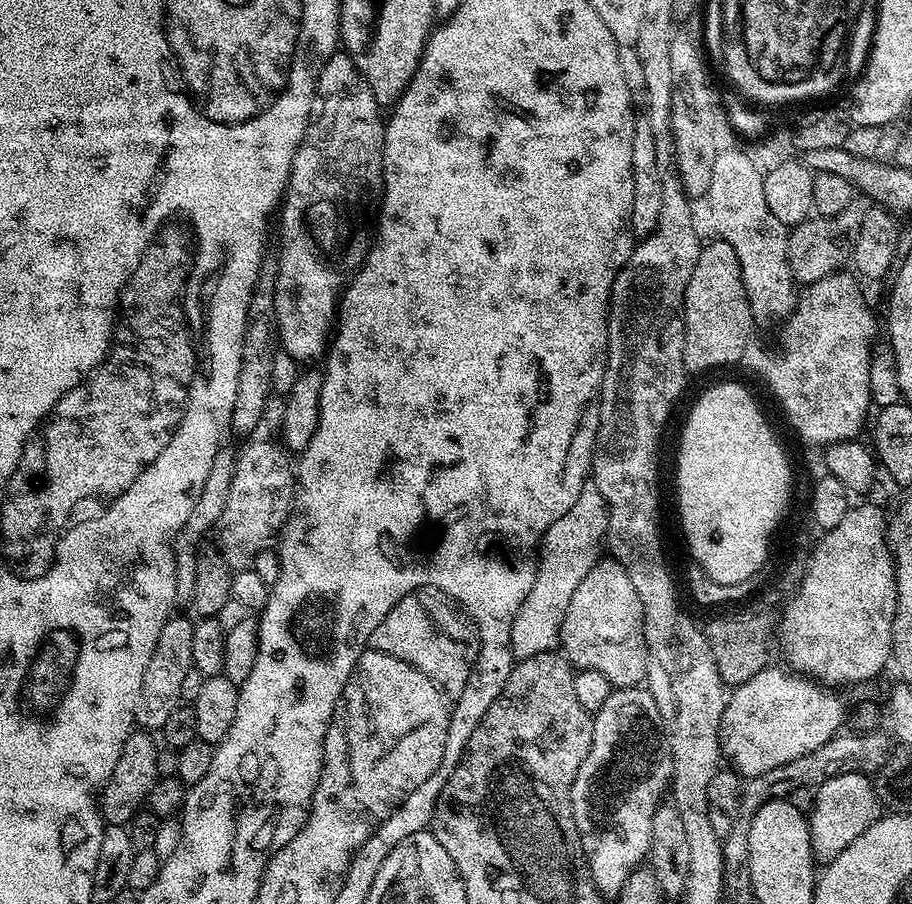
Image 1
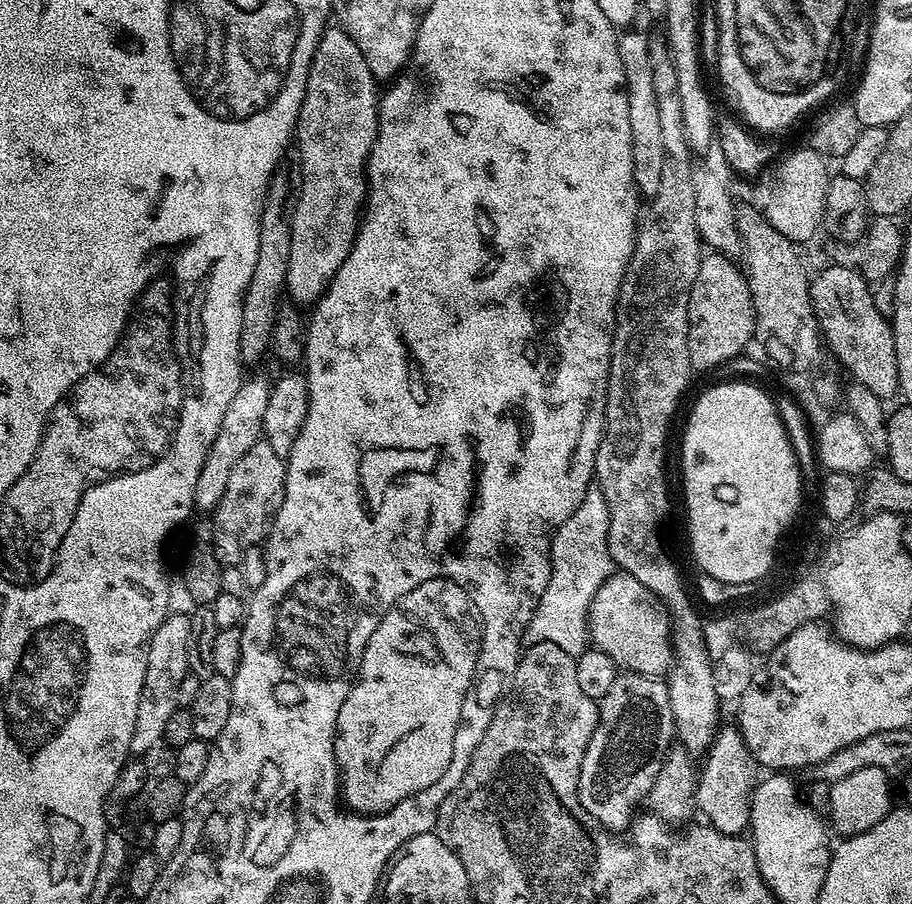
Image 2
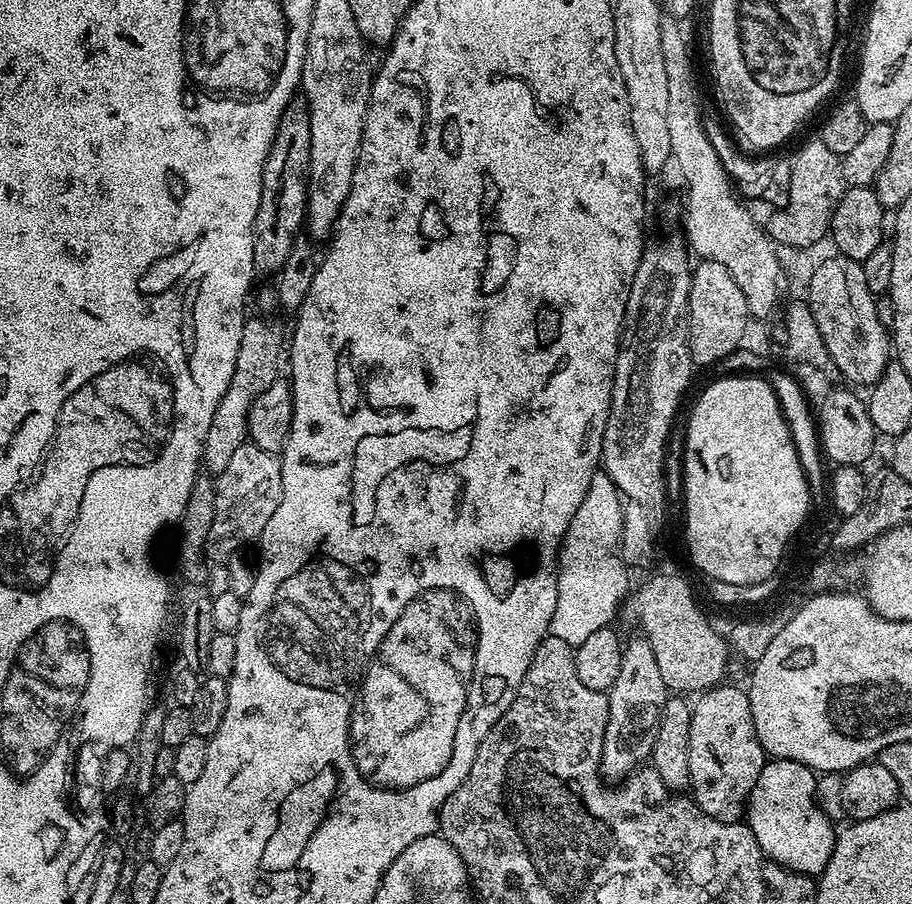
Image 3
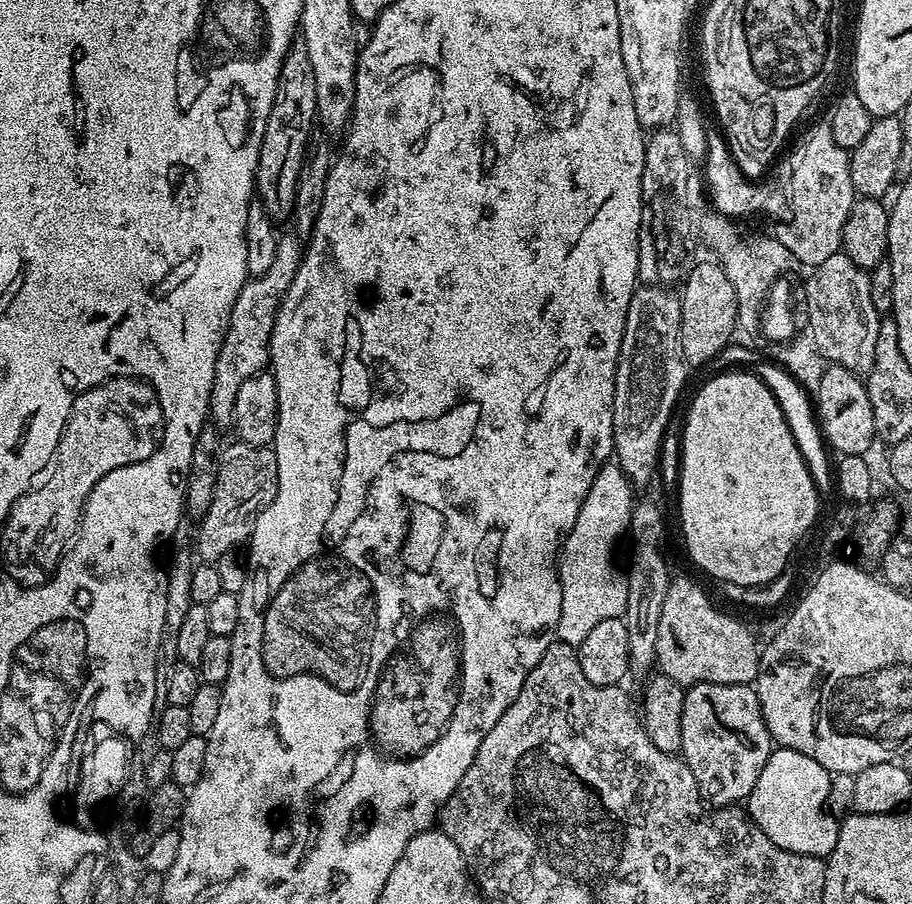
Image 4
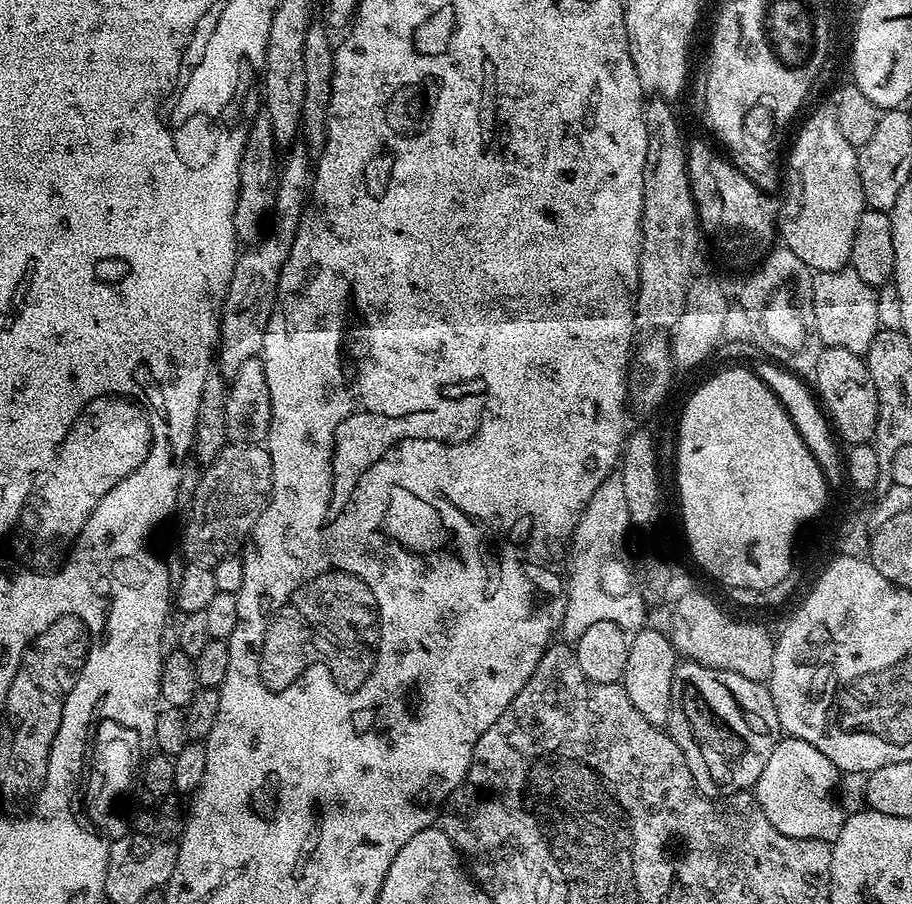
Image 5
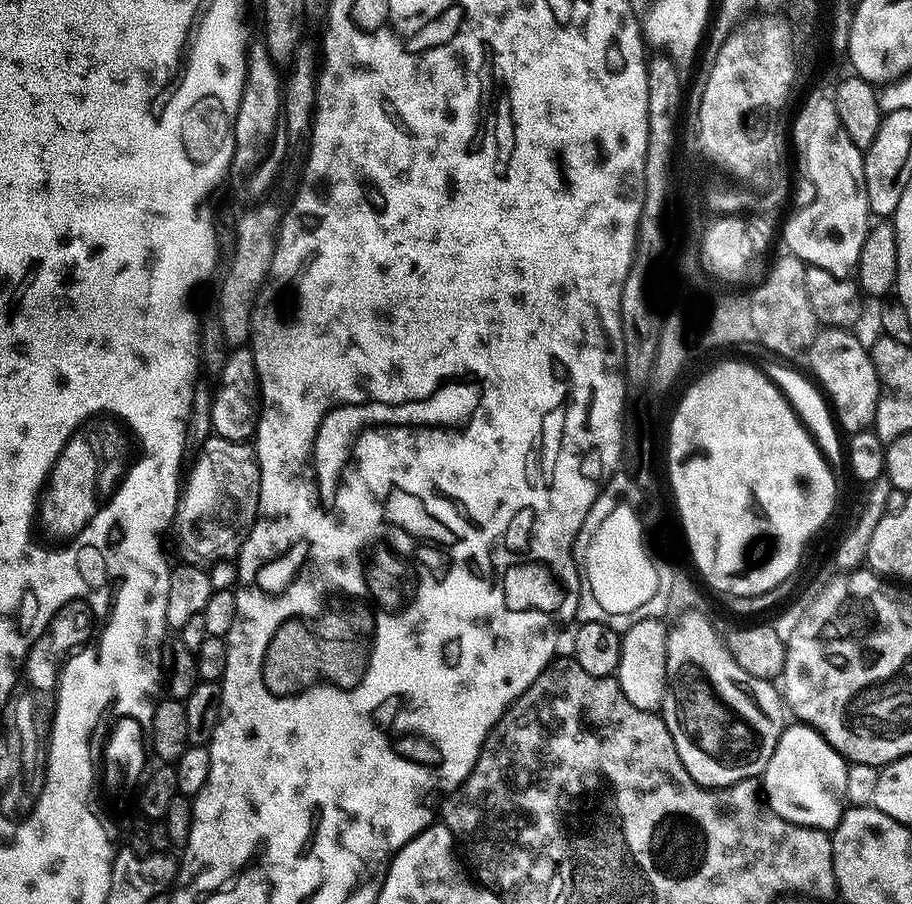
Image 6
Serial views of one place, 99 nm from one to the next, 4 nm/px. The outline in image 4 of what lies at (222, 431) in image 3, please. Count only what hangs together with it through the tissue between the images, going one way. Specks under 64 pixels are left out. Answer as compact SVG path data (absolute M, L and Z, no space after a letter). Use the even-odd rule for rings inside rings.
M293 234L281 235L277 239L277 253L274 262L261 276L253 276L245 282L238 298L232 307L228 329L218 354L218 362L214 368L214 382L210 390L208 410L213 425L231 425L234 414L234 402L238 398L238 390L246 378L265 371L269 367L270 340L274 330L276 315L284 296L288 293L290 282L294 282L294 274L300 265L302 241Z

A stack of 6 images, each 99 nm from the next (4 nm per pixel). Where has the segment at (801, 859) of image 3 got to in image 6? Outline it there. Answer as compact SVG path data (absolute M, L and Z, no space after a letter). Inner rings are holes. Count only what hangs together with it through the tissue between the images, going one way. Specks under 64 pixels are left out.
M789 723L778 738L778 746L774 746L774 754L770 754L770 762L763 770L762 795L774 810L774 814L786 818L786 822L794 822L807 828L834 829L844 817L846 808L837 789L836 792L832 789L832 784L842 786L846 782L848 765L849 761L840 756L838 750L834 750L834 746L830 746L830 742L826 742L826 738L822 738L822 734L818 734L808 724Z

